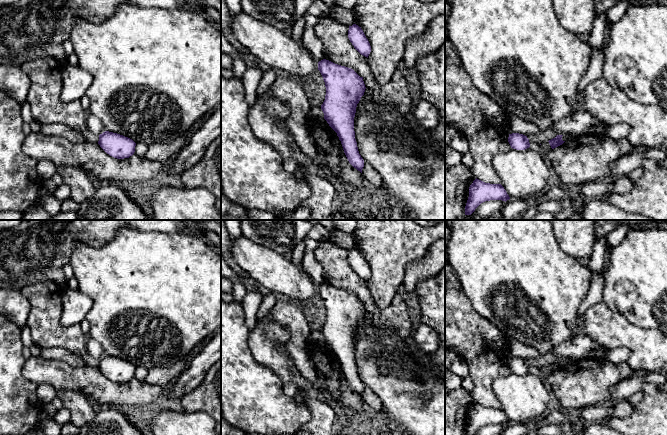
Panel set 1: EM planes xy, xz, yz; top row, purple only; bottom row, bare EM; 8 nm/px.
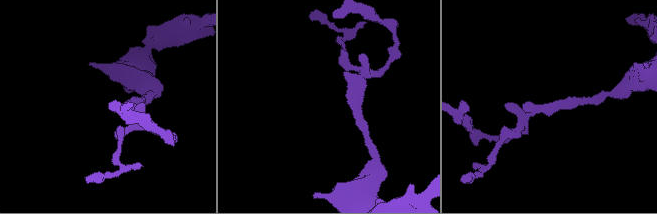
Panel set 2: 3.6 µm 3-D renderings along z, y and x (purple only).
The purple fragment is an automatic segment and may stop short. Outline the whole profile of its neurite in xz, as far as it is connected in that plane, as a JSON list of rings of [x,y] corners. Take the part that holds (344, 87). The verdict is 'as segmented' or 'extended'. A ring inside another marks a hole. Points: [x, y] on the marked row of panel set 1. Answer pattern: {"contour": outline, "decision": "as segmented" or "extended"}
{"contour": [[[323,59],[318,62],[326,87],[321,109],[324,119],[337,133],[349,163],[362,173],[364,160],[359,154],[354,131],[356,107],[365,92],[363,77],[353,69]]], "decision": "as segmented"}

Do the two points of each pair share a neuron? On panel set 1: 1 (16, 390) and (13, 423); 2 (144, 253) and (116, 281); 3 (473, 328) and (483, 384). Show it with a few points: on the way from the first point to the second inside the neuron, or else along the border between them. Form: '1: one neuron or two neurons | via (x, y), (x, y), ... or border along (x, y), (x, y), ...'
1: one neuron | via (13, 398), (13, 415)
2: one neuron | via (137, 260), (123, 274)
3: one neuron | via (475, 342), (475, 356), (483, 365), (483, 370)

